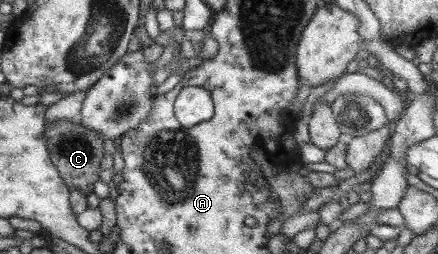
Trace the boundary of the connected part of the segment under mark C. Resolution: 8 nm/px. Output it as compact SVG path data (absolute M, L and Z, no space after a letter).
M76 119L67 122L67 120L53 120L45 122L43 130L45 145L47 145L47 154L53 166L58 170L59 176L70 192L79 193L82 197L88 196L93 192L93 182L99 179L99 162L103 158L103 141L91 130L85 129Z

